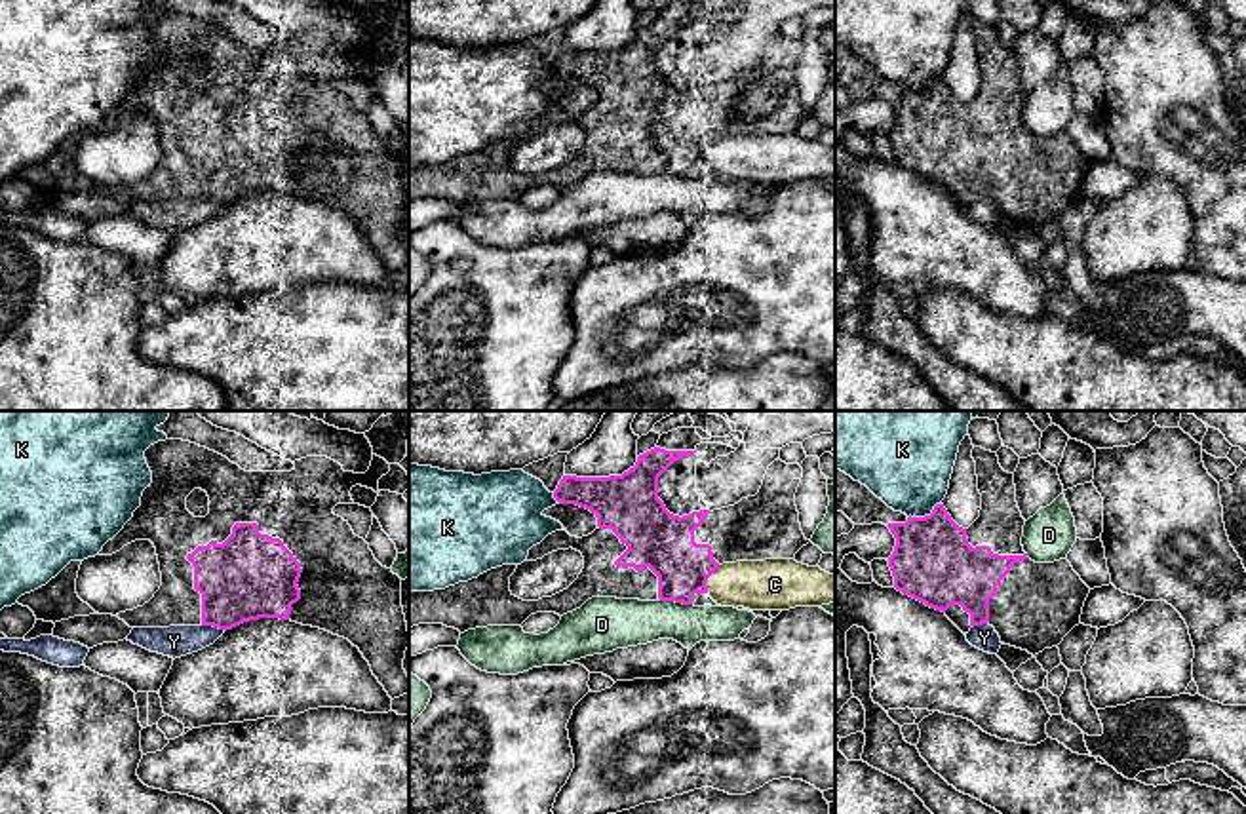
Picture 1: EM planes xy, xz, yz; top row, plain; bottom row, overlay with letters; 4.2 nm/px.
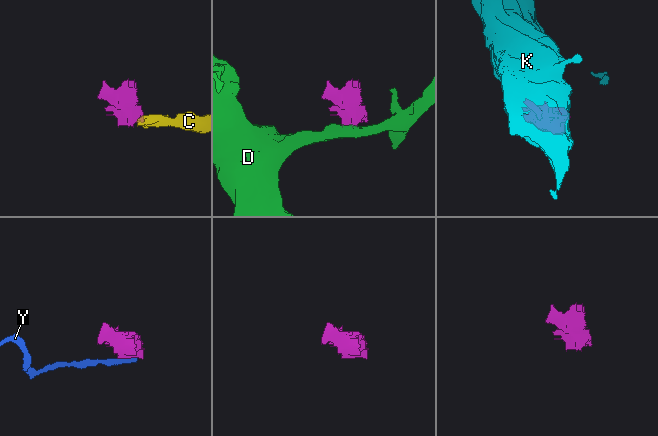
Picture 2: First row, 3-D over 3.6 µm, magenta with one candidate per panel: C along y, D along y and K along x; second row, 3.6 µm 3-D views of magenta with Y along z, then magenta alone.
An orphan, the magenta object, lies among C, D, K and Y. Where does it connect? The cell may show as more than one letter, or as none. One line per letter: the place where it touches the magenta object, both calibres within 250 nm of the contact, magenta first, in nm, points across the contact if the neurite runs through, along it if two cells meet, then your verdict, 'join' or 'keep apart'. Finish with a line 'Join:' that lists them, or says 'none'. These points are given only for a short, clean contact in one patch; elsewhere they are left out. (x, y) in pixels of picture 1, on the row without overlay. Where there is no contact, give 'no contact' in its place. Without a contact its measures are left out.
C: contact xz (708, 151); calibres 260 and 200 nm; keep apart
D: contact xz (676, 175); calibres 240 and 200 nm; border xz (659, 172), (691, 179); keep apart
K: contact yz (925, 90); calibres 340 and 360 nm; keep apart
Y: contact xy (214, 200); calibres 360 and 140 nm; keep apart
Join: none

